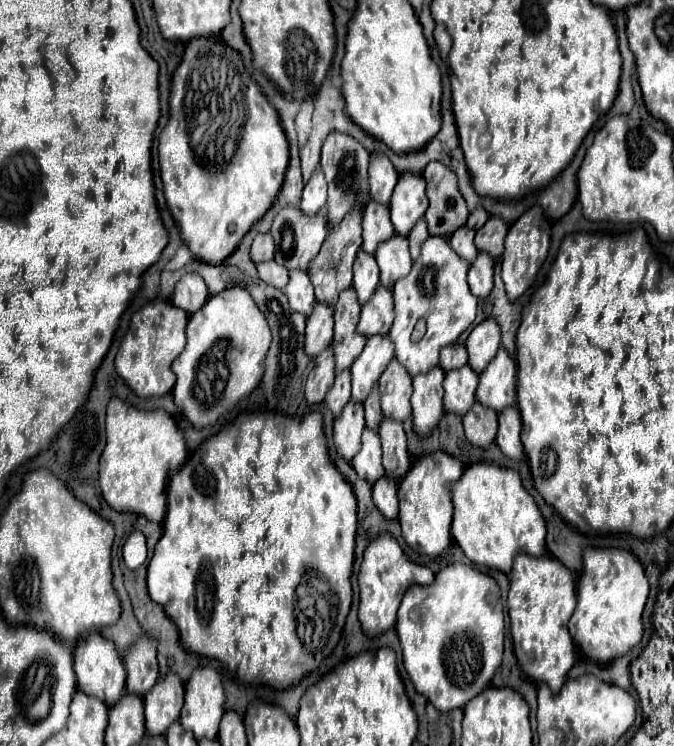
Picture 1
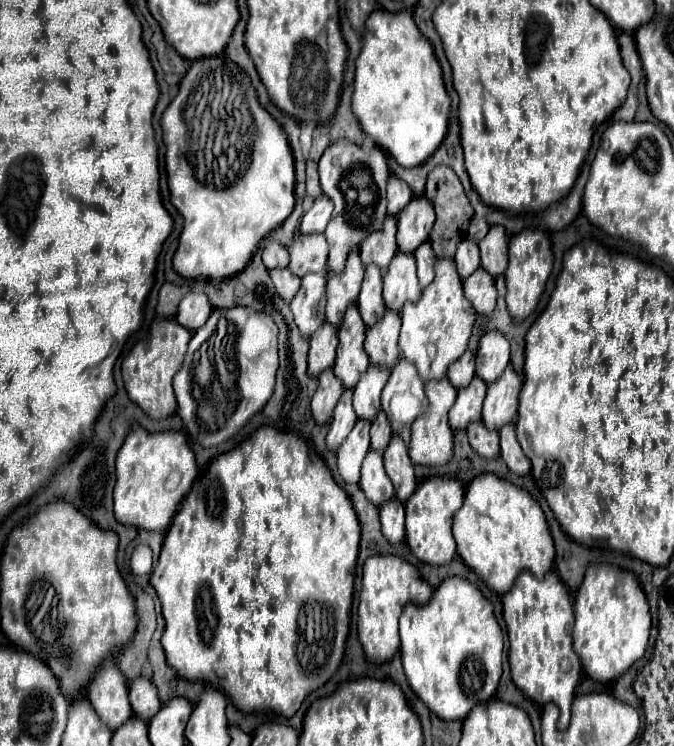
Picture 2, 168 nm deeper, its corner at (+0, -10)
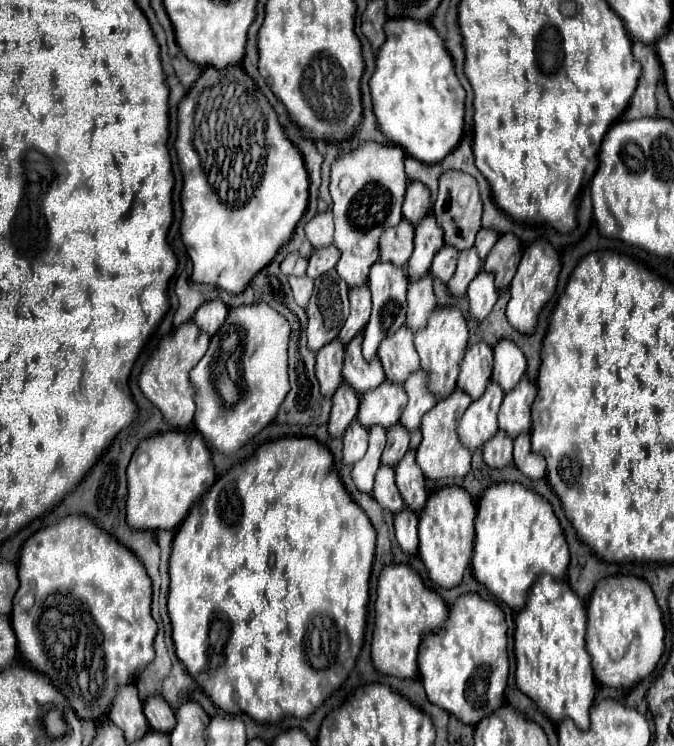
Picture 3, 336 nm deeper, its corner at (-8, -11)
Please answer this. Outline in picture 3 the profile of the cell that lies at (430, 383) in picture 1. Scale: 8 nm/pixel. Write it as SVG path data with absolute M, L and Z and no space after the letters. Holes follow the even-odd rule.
M460 388L454 390L448 398L440 400L424 418L422 418L422 442L416 448L416 462L422 468L424 476L430 480L440 480L440 478L464 478L470 472L470 450L462 444L458 436L458 420L464 414L464 410L472 404L472 398L462 392Z

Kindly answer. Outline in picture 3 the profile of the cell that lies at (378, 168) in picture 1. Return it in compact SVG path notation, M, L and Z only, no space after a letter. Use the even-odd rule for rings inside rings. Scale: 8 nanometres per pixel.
M410 182L404 198L404 206L402 206L404 218L410 220L410 224L418 224L418 220L422 220L422 216L426 216L428 210L430 210L428 188L422 182Z

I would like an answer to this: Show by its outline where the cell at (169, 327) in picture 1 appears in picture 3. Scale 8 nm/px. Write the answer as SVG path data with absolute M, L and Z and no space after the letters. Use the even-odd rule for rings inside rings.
M186 322L186 324L178 326L172 334L162 338L156 352L142 368L138 384L140 384L142 392L146 394L146 398L162 410L164 420L170 426L188 428L194 420L194 412L196 412L194 396L196 396L196 392L194 392L194 386L190 382L190 370L198 364L198 360L208 350L208 342L210 342L210 336L206 332L202 332L194 322Z

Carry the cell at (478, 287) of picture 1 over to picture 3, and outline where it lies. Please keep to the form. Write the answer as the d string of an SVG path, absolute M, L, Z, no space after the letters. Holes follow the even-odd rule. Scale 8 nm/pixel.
M482 270L468 286L468 302L470 302L470 316L480 322L484 320L498 300L498 292L494 288L494 274Z

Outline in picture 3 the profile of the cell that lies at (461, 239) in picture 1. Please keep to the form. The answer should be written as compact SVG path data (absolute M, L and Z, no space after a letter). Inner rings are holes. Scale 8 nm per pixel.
M470 248L470 250L466 250L466 252L460 252L456 272L454 272L452 280L446 284L446 286L448 286L448 292L450 292L452 296L456 296L456 298L466 296L468 284L474 280L474 276L476 276L480 270L482 270L482 260L478 258L476 248Z

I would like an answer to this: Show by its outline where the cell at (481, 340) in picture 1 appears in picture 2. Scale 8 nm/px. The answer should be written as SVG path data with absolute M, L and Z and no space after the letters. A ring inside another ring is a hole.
M488 331L482 335L476 353L476 375L486 383L492 383L502 375L510 359L510 343L500 331Z

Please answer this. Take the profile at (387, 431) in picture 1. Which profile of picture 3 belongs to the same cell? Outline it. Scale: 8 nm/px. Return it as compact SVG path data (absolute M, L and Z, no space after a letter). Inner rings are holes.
M408 450L406 456L398 462L396 470L396 486L412 512L422 512L426 506L426 478L416 464L416 450Z

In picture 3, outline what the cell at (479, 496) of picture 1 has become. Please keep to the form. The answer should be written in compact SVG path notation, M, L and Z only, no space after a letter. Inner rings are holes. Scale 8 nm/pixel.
M518 482L492 484L482 494L476 516L472 572L496 598L512 610L518 610L526 604L530 584L534 584L540 574L550 574L556 580L562 580L568 562L570 550L548 500Z

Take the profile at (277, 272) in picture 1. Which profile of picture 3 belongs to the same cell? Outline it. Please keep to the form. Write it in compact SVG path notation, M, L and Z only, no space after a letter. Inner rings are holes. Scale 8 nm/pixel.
M290 276L288 280L290 280L290 288L294 292L296 304L302 306L302 308L306 308L308 300L310 300L310 296L314 292L314 280L308 278L308 276L300 276L300 278L298 276Z

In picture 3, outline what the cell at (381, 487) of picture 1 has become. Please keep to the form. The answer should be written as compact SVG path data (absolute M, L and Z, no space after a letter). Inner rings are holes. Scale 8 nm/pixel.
M410 508L398 512L394 516L394 528L396 528L396 540L406 554L418 552L418 514L414 514Z

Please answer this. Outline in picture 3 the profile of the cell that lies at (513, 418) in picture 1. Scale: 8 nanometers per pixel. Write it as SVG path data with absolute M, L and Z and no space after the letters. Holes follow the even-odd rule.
M528 434L514 438L514 464L530 480L542 480L546 476L546 460L542 454L532 452Z

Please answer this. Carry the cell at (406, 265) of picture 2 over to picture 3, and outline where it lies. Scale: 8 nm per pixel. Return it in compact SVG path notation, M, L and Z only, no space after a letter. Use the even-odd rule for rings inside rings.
M424 276L416 282L410 282L408 286L408 316L406 326L412 332L418 332L426 326L426 320L430 318L430 312L438 306L434 290L432 290L432 276Z

